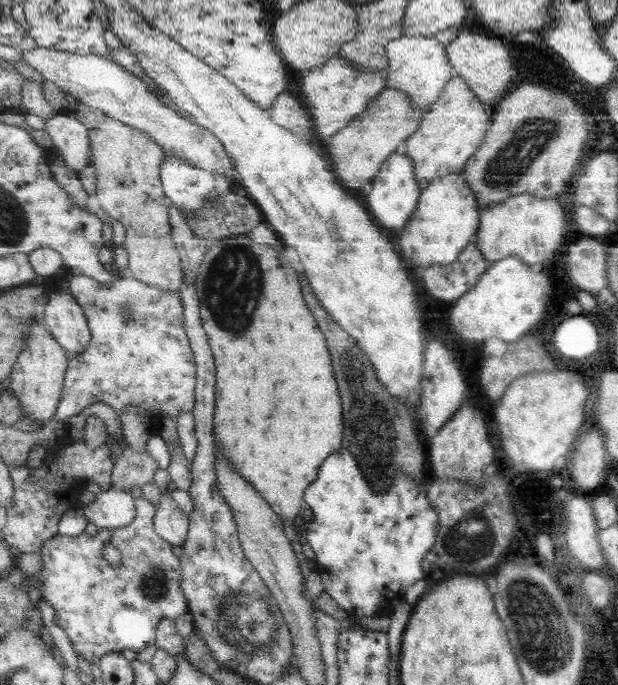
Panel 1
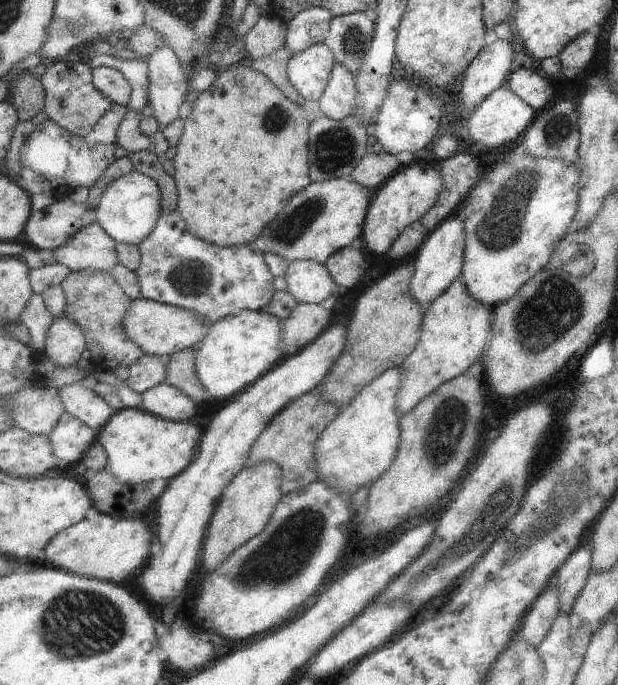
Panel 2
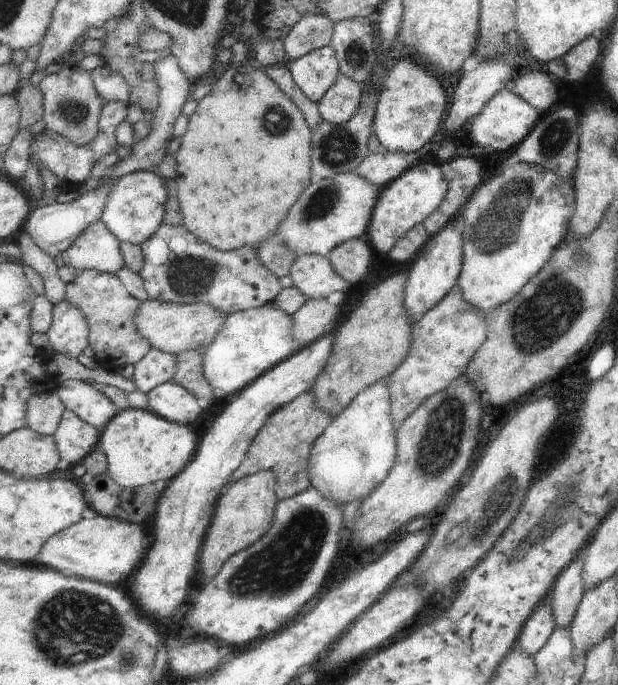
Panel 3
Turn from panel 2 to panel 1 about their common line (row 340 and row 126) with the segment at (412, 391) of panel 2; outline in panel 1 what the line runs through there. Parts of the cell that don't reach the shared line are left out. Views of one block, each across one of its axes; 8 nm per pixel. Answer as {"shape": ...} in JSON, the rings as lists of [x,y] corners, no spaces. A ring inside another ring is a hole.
{"shape":[[[456,75],[447,84],[438,102],[430,106],[420,127],[399,148],[415,162],[416,174],[422,185],[442,175],[462,174],[467,161],[479,150],[486,132],[492,126],[493,116],[489,106],[483,105],[470,86],[467,80]]]}

